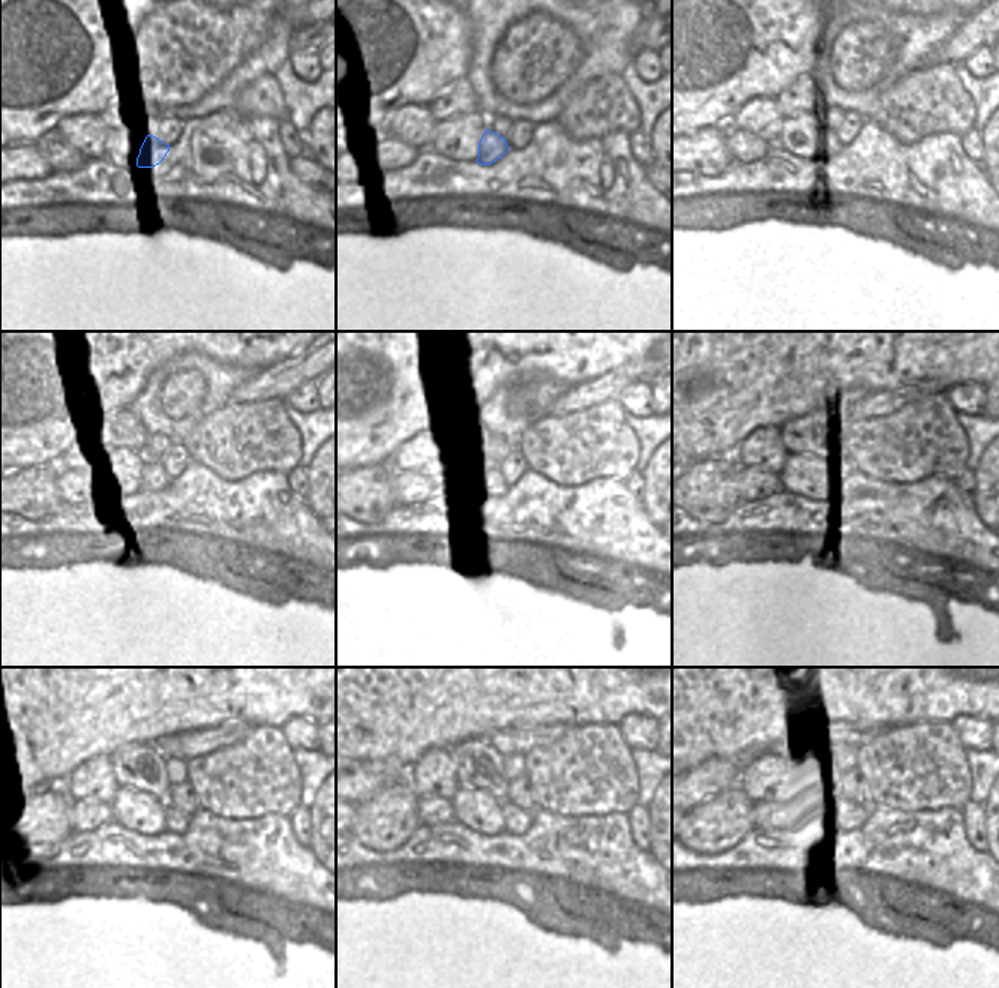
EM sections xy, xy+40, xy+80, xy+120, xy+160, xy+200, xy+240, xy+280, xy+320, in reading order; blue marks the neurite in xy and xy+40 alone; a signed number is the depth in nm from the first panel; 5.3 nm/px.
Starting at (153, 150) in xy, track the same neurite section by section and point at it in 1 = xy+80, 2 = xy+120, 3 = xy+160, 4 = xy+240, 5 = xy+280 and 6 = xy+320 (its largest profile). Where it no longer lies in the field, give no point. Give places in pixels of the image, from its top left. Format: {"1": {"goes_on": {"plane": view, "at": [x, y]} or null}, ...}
{"1": {"goes_on": {"plane": "xy+80", "at": [827, 143]}}, "2": {"goes_on": {"plane": "xy+120", "at": [155, 479]}}, "3": {"goes_on": {"plane": "xy+160", "at": [494, 479]}}, "4": {"goes_on": {"plane": "xy+240", "at": [177, 822]}}, "5": {"goes_on": {"plane": "xy+280", "at": [518, 820]}}, "6": {"goes_on": {"plane": "xy+320", "at": [852, 817]}}}

